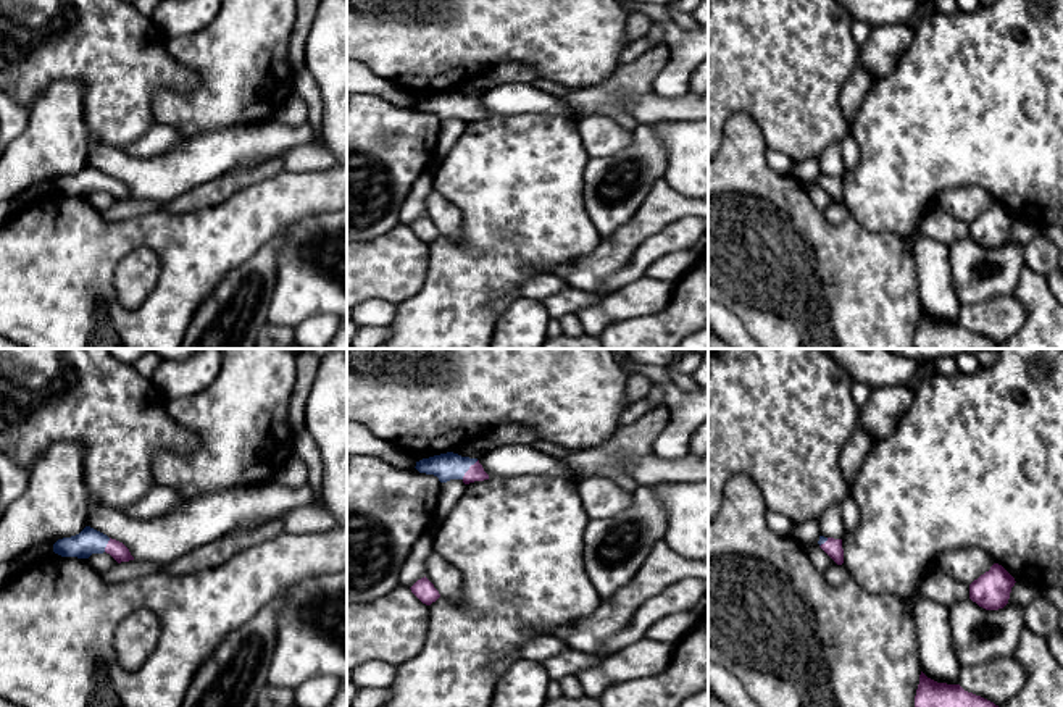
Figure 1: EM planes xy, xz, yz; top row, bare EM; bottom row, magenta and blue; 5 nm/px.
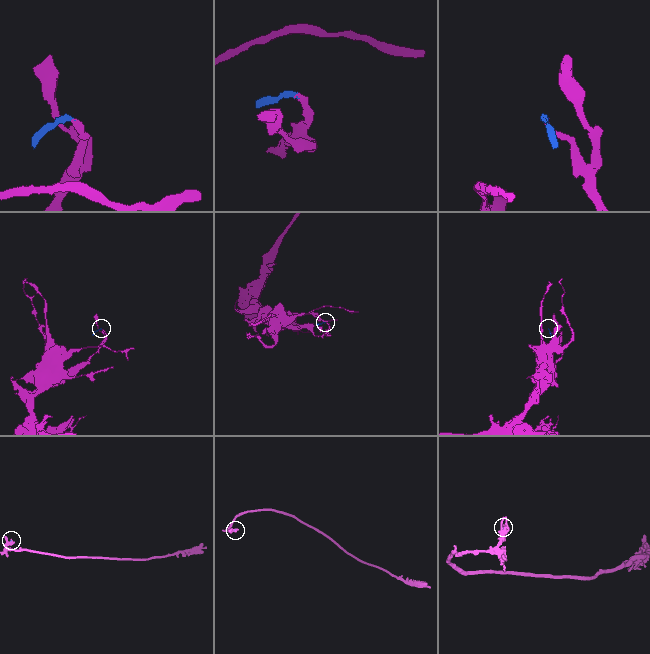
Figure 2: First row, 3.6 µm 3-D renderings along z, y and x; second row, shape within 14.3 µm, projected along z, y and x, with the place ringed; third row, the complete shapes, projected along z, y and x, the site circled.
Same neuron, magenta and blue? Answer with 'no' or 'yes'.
no

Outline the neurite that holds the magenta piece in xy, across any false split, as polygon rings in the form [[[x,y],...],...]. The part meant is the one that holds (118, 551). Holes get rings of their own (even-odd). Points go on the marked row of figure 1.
[[[111,538],[105,547],[105,552],[110,554],[118,563],[134,560],[129,549],[123,542]]]

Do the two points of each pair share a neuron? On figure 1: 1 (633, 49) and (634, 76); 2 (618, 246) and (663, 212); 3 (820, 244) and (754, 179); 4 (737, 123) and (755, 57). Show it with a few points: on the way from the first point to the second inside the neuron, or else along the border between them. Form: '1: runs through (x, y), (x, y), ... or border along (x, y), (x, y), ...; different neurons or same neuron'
1: border along (654, 47), (620, 66); different neurons
2: runs through (629, 236), (652, 217); same neuron
3: runs through (804, 228), (770, 196); same neuron
4: border along (725, 120), (734, 113), (746, 113), (765, 142); different neurons

